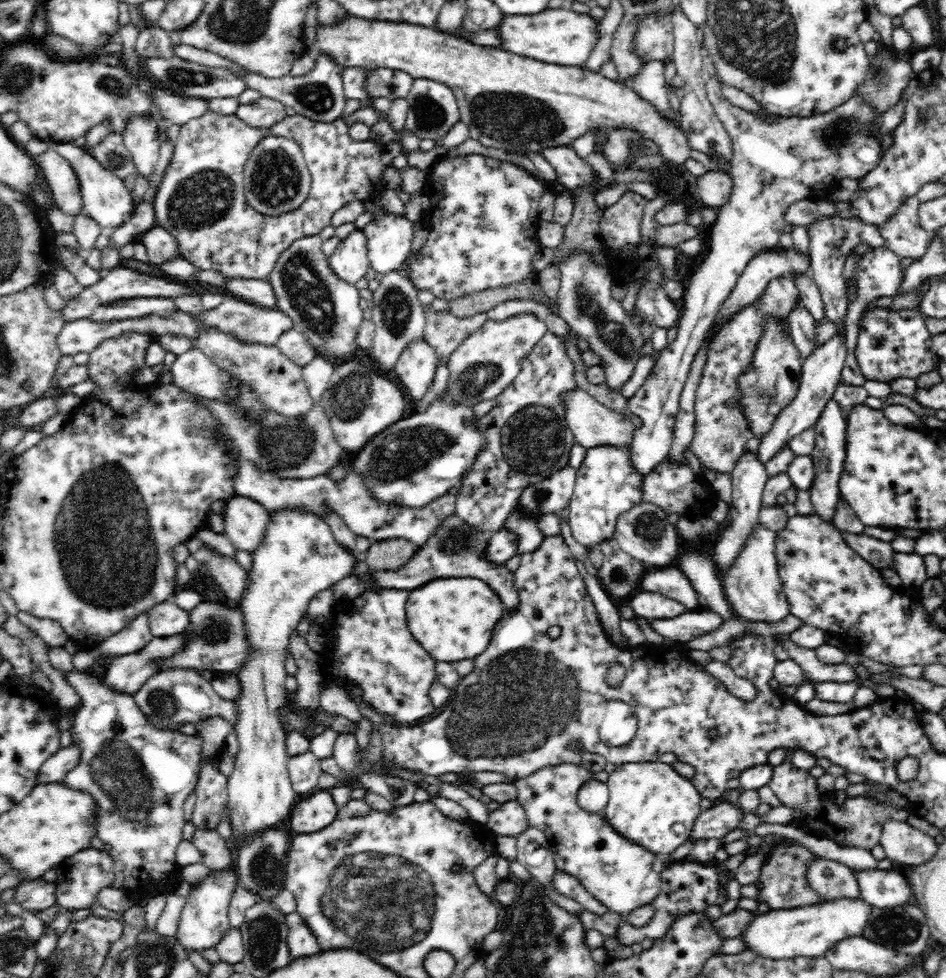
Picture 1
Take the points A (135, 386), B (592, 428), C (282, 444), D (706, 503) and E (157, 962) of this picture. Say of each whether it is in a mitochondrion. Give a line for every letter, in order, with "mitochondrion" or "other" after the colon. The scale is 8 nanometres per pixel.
A: other
B: other
C: mitochondrion
D: other
E: mitochondrion

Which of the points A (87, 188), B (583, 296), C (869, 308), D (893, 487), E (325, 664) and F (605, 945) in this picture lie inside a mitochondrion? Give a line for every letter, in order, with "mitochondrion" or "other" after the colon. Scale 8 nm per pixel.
A: other
B: mitochondrion
C: other
D: other
E: other
F: other

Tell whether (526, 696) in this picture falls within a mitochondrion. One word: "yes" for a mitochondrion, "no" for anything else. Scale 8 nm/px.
yes

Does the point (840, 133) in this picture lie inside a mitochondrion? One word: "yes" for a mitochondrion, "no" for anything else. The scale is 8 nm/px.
yes

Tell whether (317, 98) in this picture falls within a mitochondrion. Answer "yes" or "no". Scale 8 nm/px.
yes

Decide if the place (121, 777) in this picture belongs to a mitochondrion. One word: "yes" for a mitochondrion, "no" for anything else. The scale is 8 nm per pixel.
yes

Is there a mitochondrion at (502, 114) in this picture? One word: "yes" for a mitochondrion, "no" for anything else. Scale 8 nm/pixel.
yes

